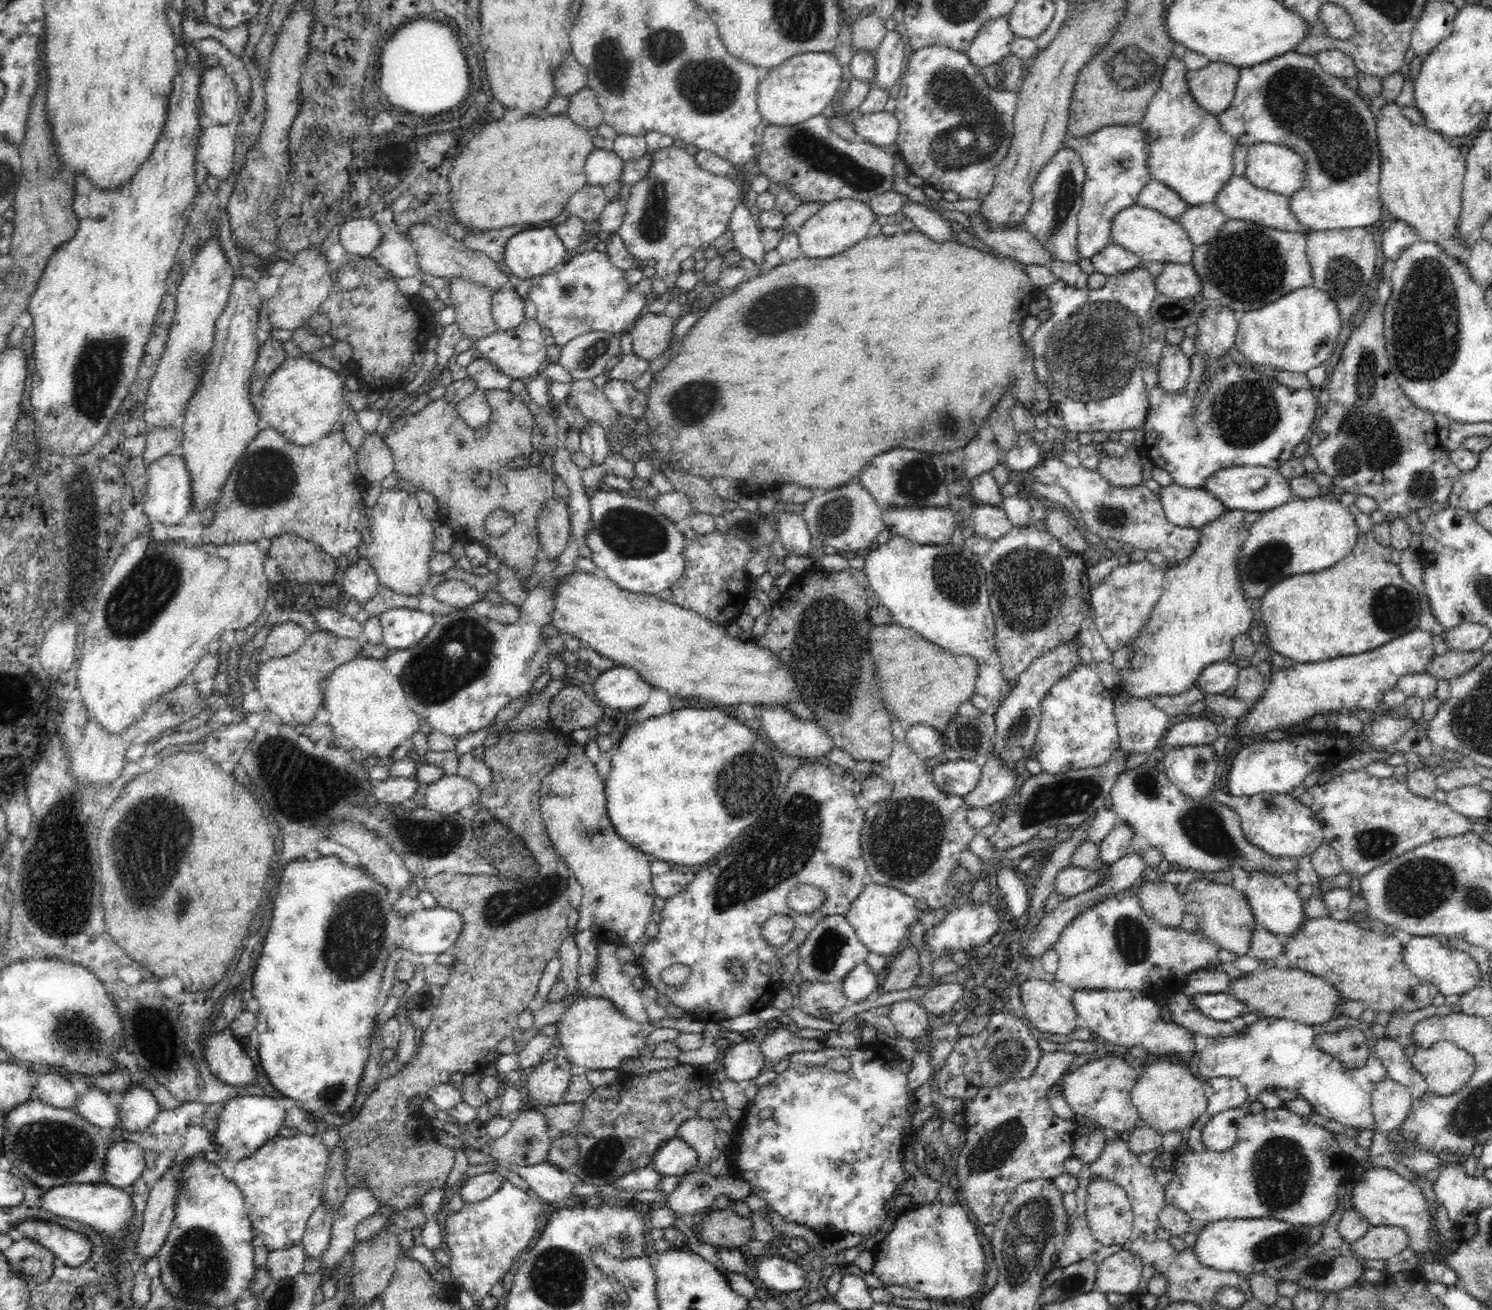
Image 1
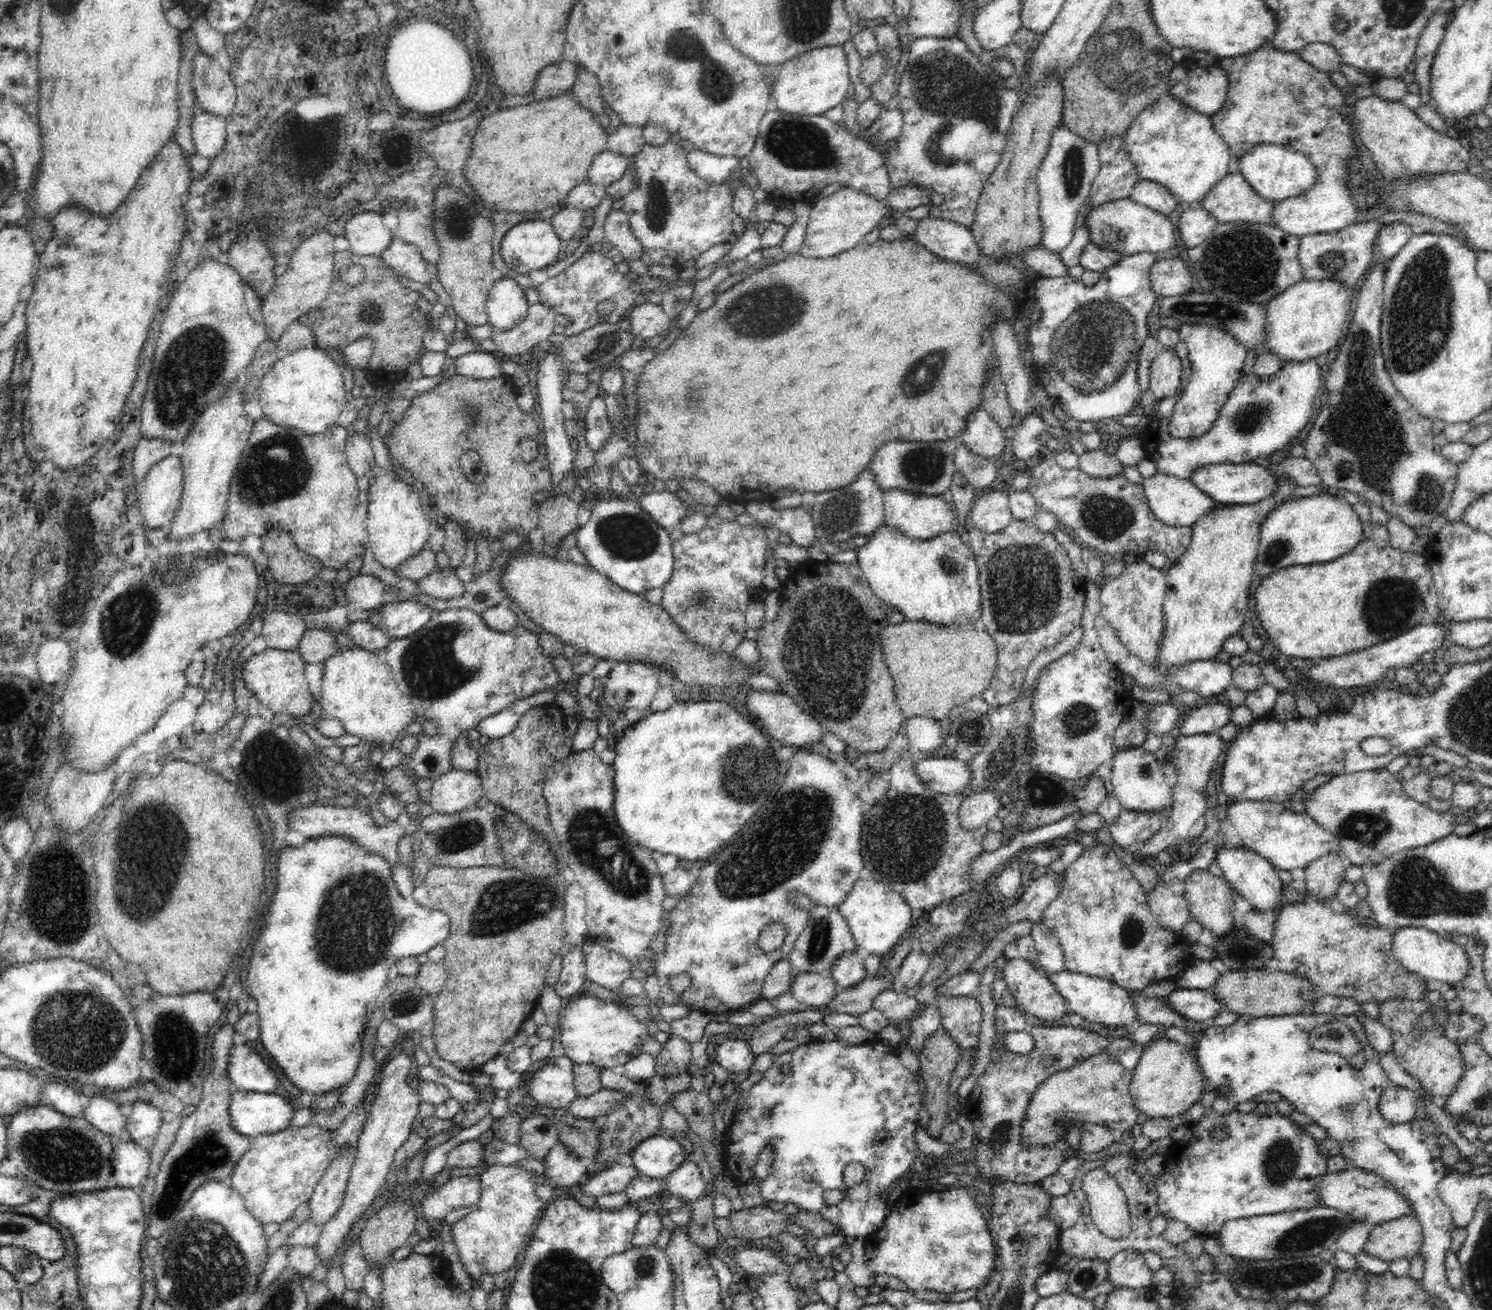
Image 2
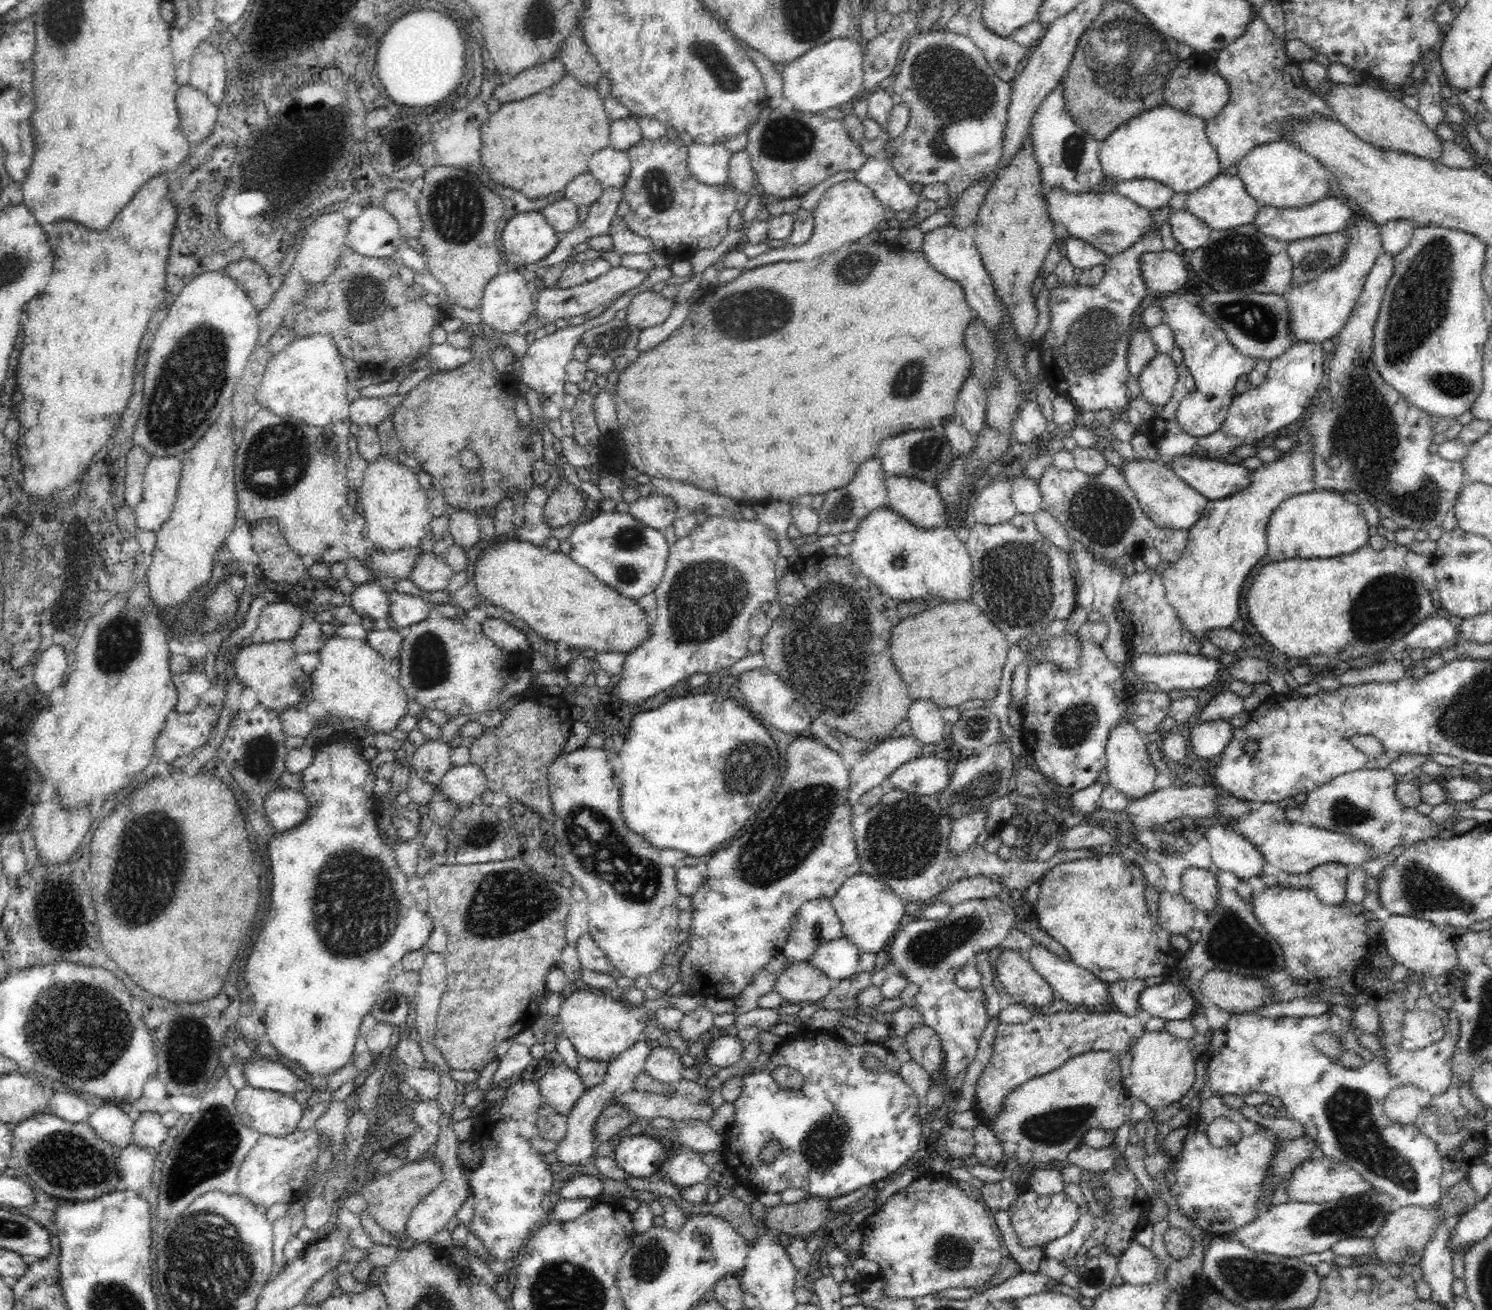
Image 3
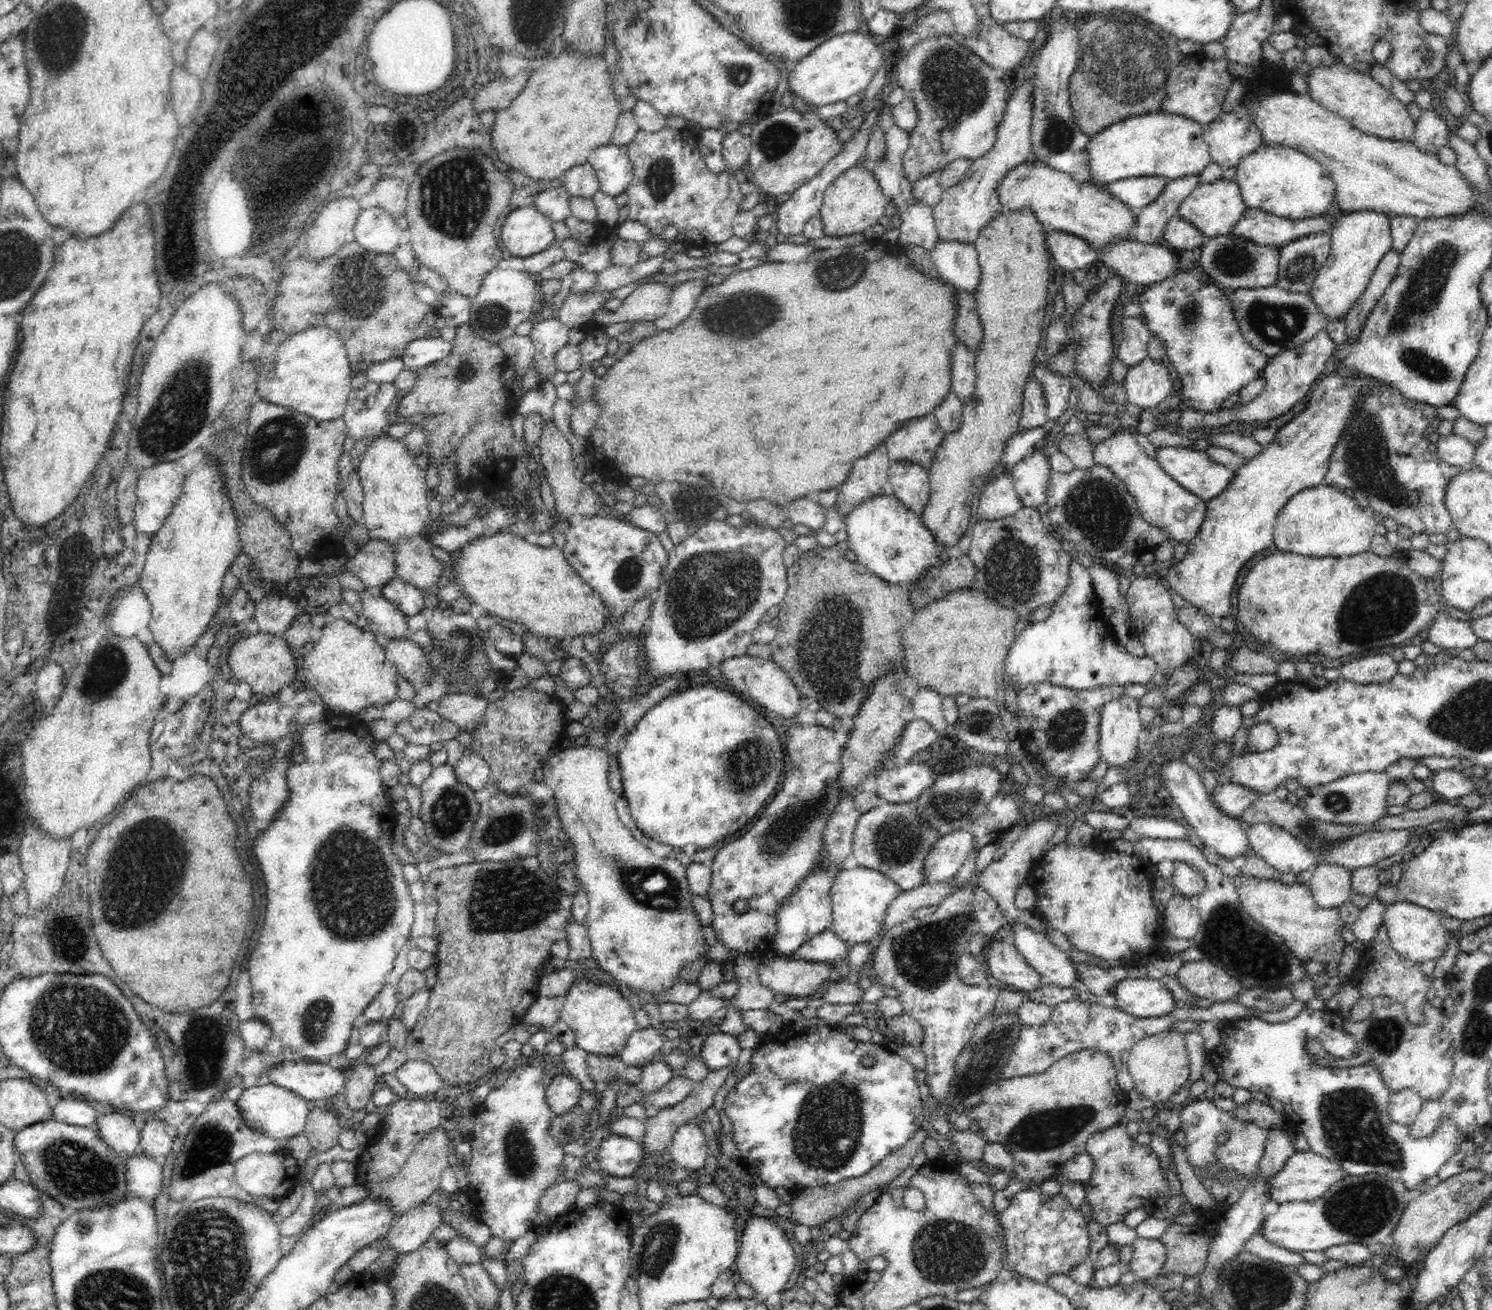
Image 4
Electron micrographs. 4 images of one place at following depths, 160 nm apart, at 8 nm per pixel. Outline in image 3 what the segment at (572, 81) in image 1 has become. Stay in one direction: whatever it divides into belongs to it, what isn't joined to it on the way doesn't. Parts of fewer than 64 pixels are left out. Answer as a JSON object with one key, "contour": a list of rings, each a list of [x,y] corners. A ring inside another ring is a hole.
{"contour":[[[559,58],[550,59],[516,74],[507,83],[494,88],[493,98],[504,103],[524,100],[538,91],[552,88],[567,73]]]}

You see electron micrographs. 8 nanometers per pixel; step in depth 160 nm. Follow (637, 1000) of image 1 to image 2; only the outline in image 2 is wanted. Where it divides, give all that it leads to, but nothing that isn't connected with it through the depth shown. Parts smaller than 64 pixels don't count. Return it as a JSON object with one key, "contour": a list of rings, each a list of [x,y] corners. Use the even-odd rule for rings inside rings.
{"contour":[[[588,940],[582,947],[586,958],[586,975],[590,981],[618,992],[622,983],[631,978],[632,964],[625,957]]]}

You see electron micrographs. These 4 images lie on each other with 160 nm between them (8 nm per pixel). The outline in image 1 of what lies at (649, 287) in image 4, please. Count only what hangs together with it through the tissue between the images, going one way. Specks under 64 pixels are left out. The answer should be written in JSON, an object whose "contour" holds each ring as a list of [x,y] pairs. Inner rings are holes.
{"contour":[[[642,313],[628,330],[632,338],[632,353],[649,362],[654,360],[670,346],[676,321],[665,313]]]}

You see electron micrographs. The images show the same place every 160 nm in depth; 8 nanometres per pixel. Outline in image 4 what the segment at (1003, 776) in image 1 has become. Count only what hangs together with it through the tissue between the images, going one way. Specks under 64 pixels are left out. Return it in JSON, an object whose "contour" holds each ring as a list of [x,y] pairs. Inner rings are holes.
{"contour":[[[964,828],[940,837],[924,857],[925,884],[940,884],[954,878],[973,850],[974,841],[969,829]]]}

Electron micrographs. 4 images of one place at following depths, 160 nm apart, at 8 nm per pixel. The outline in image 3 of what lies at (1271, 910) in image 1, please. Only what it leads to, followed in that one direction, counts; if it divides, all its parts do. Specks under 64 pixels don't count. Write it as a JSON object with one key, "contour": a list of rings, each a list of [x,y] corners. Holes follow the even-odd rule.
{"contour":[[[1207,821],[1205,828],[1201,834],[1207,839],[1210,844],[1210,854],[1213,860],[1214,869],[1217,872],[1228,870],[1237,876],[1238,879],[1248,882],[1249,878],[1254,876],[1259,877],[1262,872],[1265,872],[1268,867],[1265,858],[1261,852],[1256,850],[1256,847],[1239,832],[1236,832],[1233,824],[1217,824]]]}

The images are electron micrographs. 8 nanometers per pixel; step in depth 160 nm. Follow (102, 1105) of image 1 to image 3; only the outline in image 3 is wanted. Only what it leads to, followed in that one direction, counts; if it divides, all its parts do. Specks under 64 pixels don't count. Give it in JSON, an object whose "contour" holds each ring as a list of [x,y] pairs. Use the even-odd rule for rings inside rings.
{"contour":[[[112,1104],[100,1106],[90,1114],[87,1122],[100,1138],[109,1142],[116,1150],[133,1142],[133,1120],[118,1106],[112,1106]]]}

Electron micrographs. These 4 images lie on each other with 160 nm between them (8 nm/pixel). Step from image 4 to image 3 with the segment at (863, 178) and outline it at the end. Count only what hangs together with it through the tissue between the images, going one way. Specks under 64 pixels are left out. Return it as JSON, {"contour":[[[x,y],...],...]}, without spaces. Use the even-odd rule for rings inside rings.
{"contour":[[[856,179],[836,183],[823,192],[818,205],[812,210],[814,228],[810,240],[801,245],[768,248],[757,257],[748,259],[744,270],[752,270],[767,264],[792,262],[792,260],[812,260],[838,250],[843,244],[858,242],[860,238],[879,229],[880,222],[890,215],[889,209],[876,198],[874,191]]]}

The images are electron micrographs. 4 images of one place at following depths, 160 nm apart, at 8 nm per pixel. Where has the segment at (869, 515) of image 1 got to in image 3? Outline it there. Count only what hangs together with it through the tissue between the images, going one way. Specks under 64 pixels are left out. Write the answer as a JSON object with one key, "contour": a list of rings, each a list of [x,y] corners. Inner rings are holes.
{"contour":[[[878,456],[866,460],[860,464],[856,476],[843,488],[826,493],[826,499],[817,514],[819,515],[819,528],[811,539],[819,539],[826,534],[838,535],[841,532],[854,532],[859,528],[860,522],[868,517],[870,512],[876,512],[880,508],[889,507],[888,490],[886,487],[887,477],[884,467]]]}

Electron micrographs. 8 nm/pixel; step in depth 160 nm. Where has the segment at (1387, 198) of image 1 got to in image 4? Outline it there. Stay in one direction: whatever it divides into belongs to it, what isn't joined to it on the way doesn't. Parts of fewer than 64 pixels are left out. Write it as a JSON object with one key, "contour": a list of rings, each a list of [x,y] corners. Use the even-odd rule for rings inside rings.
{"contour":[[[1337,63],[1328,66],[1328,68],[1326,66],[1316,66],[1316,68],[1307,71],[1304,72],[1308,74],[1306,78],[1308,84],[1307,93],[1324,108],[1345,118],[1354,128],[1361,130],[1363,134],[1378,136],[1384,140],[1412,142],[1414,132],[1416,132],[1416,120],[1413,120],[1410,116],[1406,105],[1396,98],[1390,89],[1384,88],[1372,76],[1369,76],[1364,68],[1357,65],[1346,66],[1344,63]]]}

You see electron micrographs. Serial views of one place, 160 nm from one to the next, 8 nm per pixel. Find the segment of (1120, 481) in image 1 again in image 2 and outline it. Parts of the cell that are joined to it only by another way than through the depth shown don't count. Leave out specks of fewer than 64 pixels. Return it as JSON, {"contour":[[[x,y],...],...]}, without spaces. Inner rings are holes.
{"contour":[[[1103,447],[1098,450],[1085,451],[1078,459],[1078,467],[1086,475],[1099,478],[1112,478],[1123,475],[1123,464],[1113,451],[1107,452]]]}

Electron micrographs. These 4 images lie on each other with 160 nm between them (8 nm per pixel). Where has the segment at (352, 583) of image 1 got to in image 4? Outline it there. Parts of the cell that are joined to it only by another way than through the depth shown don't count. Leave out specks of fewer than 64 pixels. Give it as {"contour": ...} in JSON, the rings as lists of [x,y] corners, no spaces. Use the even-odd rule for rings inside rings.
{"contour":[[[368,589],[360,593],[358,609],[361,616],[377,628],[381,637],[388,639],[410,639],[408,620],[403,612],[381,594],[371,594]]]}

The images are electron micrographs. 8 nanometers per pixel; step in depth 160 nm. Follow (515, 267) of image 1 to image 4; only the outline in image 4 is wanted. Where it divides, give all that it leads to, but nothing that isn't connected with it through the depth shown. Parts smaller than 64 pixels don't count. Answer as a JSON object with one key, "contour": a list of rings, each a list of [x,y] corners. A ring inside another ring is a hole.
{"contour":[[[534,204],[520,207],[509,211],[499,238],[512,256],[526,258],[542,252],[552,244],[552,224]]]}

